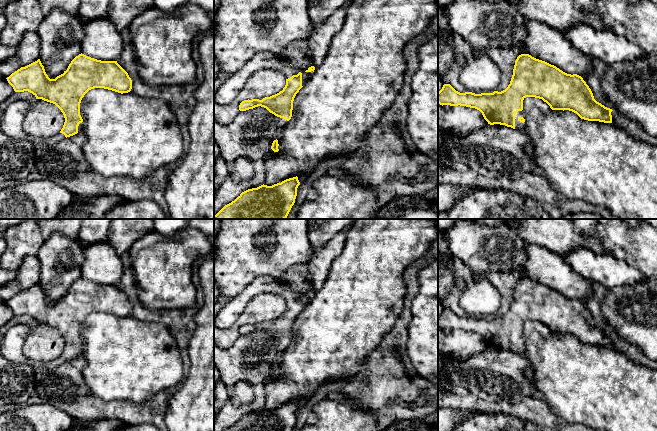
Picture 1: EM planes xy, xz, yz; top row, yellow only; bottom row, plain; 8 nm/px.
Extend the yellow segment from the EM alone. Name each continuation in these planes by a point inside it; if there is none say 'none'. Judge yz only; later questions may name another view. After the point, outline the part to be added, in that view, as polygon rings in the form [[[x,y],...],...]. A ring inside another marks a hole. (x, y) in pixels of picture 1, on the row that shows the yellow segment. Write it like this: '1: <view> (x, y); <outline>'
1: yz (519, 125); [[[518,111],[516,114],[515,114],[515,129],[516,130],[520,130],[520,131],[524,131],[525,129],[525,122],[522,123],[518,120],[519,117],[523,117],[525,119],[525,114],[522,111]]]

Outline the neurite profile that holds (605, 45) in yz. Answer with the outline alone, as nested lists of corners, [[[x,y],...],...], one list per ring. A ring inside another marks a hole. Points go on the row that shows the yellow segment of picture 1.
[[[586,24],[573,25],[563,36],[580,52],[606,65],[634,61],[646,53],[637,44],[609,30],[597,30]]]

